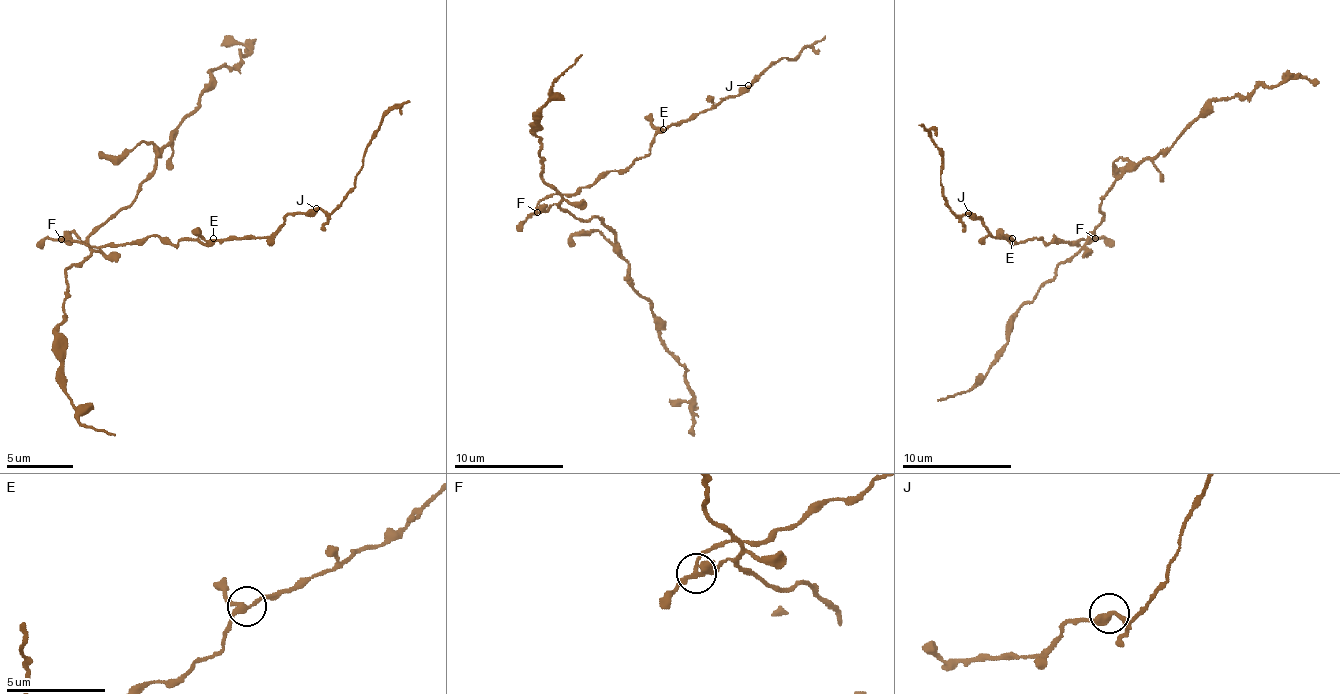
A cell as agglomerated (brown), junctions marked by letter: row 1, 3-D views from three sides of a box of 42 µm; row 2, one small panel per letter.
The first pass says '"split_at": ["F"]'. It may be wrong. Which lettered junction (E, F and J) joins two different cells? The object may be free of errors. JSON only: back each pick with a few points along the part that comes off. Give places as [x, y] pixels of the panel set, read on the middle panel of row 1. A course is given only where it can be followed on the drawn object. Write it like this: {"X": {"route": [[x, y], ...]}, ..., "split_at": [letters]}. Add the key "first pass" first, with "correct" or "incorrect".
{"first pass": "correct", "F": {"route": [[537, 211], [559, 205], [578, 219], [597, 216], [614, 236], [627, 282], [685, 369], [693, 435]]}, "split_at": ["F"]}

